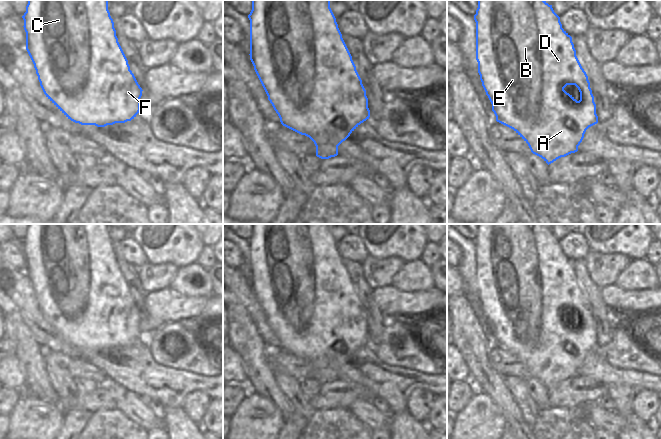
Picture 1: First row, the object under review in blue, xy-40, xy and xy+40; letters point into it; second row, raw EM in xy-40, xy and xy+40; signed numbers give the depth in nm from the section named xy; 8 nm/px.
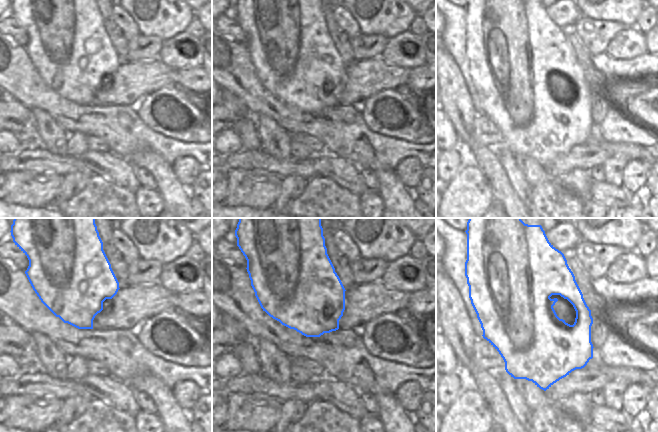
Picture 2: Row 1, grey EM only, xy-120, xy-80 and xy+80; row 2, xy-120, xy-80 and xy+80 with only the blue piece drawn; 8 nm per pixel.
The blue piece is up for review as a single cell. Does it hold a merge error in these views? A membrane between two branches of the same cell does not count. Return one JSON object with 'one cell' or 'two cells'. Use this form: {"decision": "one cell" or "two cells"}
{"decision": "two cells"}

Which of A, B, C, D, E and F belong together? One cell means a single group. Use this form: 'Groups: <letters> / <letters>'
Groups: A D F / B C E.

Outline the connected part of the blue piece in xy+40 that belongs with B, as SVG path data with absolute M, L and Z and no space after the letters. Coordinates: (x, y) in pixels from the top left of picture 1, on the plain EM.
M494 224L492 232L492 264L498 276L496 294L501 306L501 314L512 322L510 330L523 343L529 345L547 345L547 339L555 339L562 326L549 319L545 327L540 326L542 316L536 302L538 290L542 286L540 260L536 238L531 224Z

